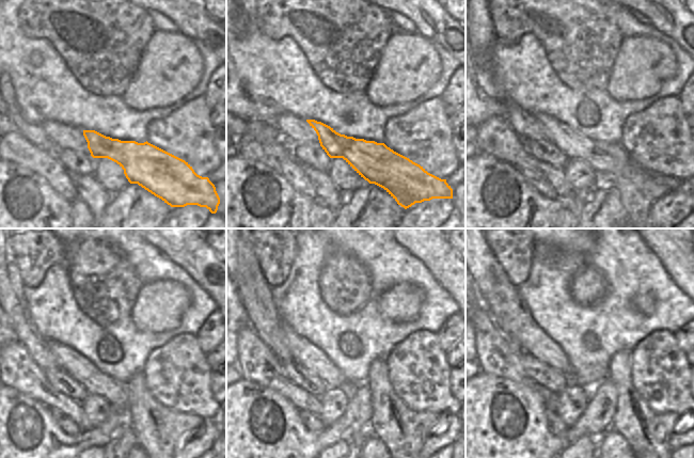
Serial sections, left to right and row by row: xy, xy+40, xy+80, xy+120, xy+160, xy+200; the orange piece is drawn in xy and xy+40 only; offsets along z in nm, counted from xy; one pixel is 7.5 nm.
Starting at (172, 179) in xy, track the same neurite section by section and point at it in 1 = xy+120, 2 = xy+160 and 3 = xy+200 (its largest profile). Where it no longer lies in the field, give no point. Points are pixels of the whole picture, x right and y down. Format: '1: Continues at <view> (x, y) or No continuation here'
1: Continues at xy+120 (75, 364)
2: Continues at xy+160 (304, 352)
3: Continues at xy+200 (490, 278)

